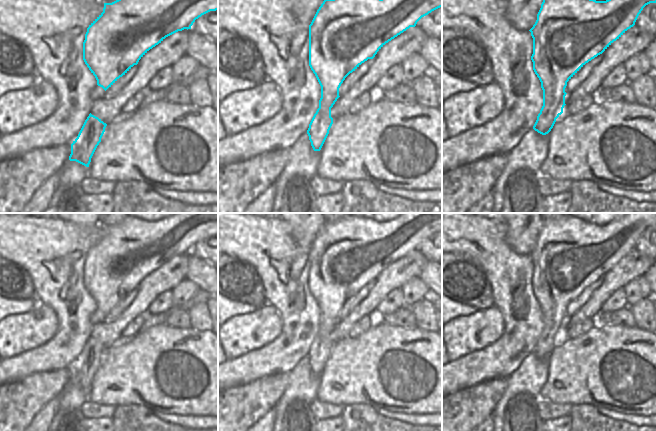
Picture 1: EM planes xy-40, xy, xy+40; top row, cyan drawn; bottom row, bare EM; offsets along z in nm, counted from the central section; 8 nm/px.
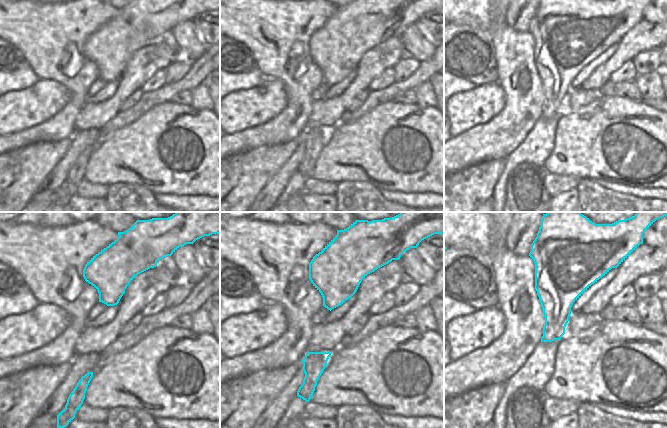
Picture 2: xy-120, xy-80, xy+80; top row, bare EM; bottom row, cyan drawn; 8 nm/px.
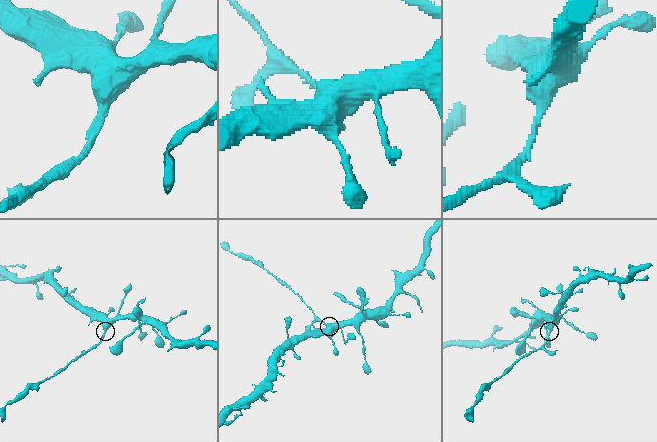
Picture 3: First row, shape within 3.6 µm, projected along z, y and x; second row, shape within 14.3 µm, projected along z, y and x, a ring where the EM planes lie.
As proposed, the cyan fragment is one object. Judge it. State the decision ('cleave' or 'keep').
cleave

